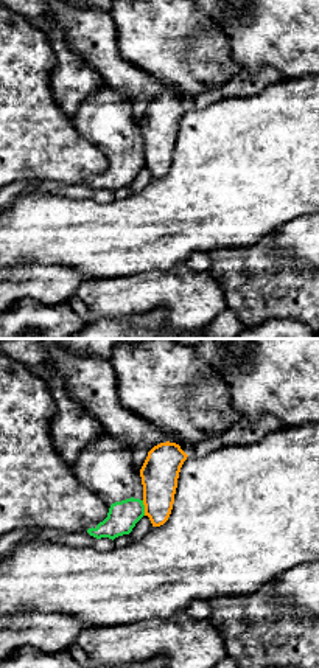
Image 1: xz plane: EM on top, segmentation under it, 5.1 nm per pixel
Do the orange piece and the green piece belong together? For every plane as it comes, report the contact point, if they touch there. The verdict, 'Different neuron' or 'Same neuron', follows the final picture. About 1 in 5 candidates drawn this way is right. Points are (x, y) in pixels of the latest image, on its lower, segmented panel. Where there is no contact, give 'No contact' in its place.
Touches orange at (145, 508)

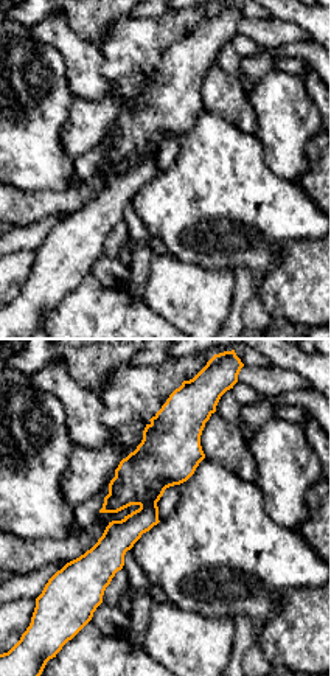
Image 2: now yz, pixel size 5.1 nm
No contact

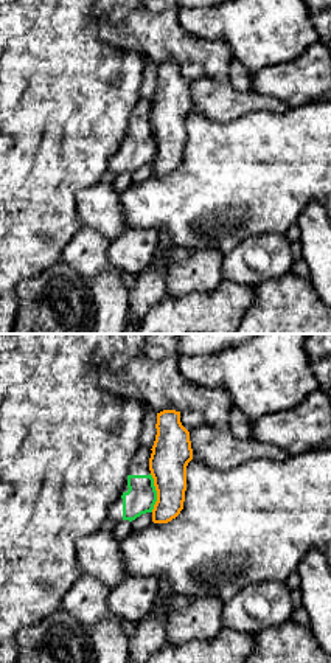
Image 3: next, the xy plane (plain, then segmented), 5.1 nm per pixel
Touches orange at (157, 492)

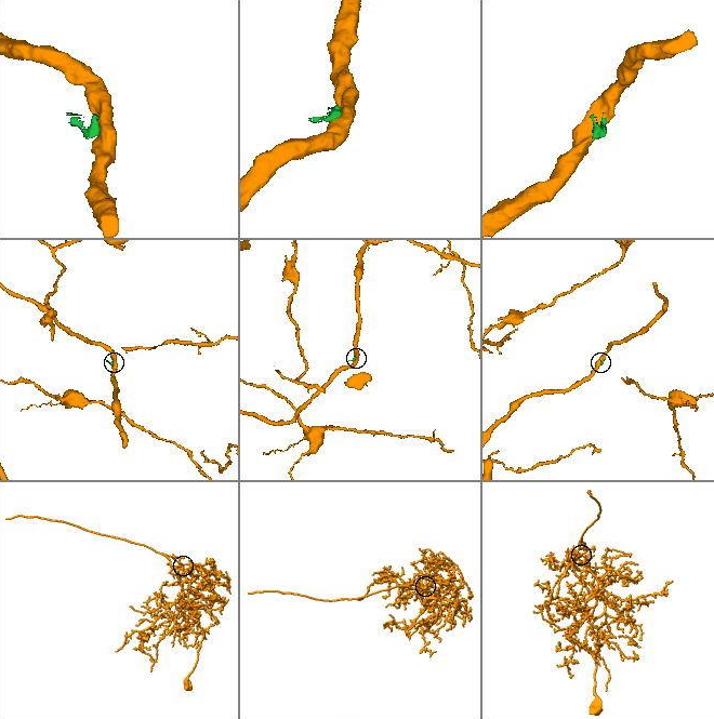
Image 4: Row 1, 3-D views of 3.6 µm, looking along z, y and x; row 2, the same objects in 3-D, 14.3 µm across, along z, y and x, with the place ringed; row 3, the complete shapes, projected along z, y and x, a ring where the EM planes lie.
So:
Different neuron

